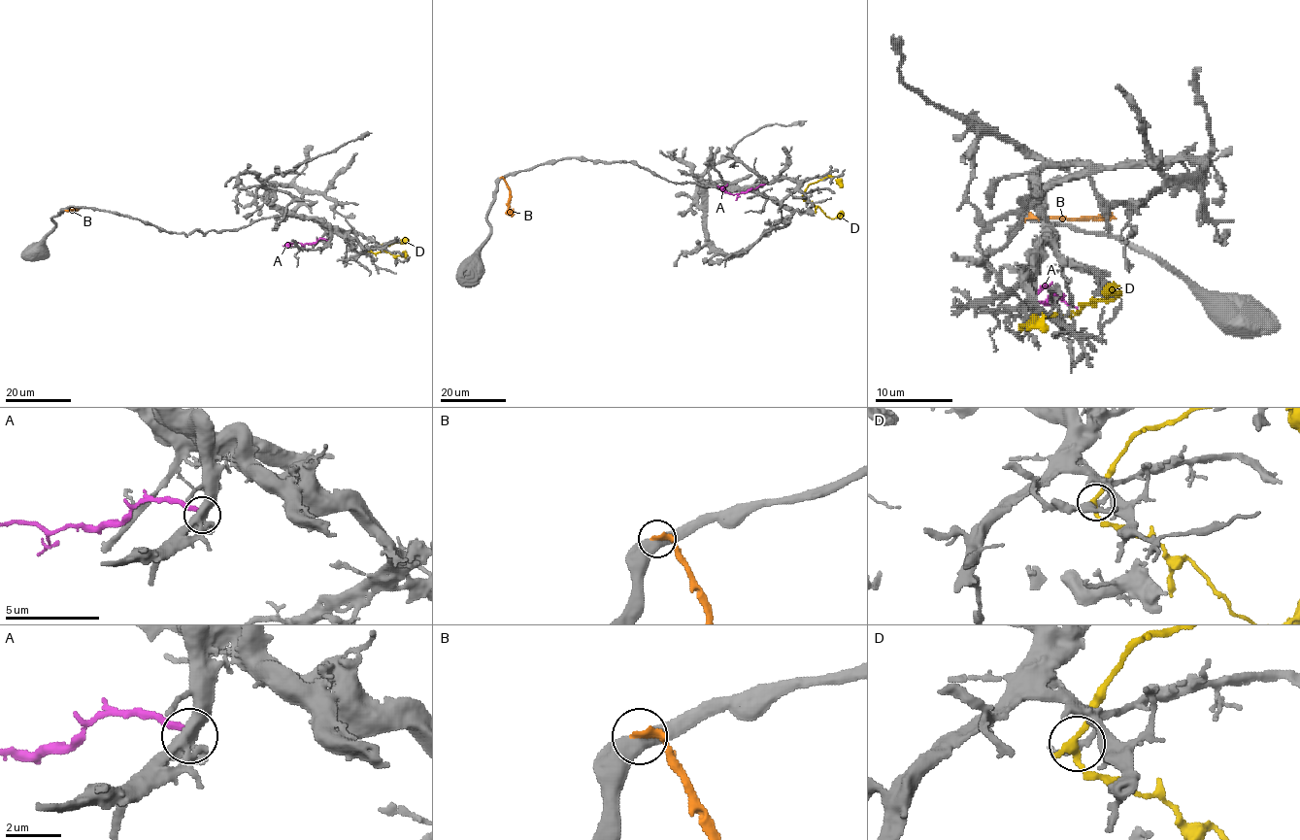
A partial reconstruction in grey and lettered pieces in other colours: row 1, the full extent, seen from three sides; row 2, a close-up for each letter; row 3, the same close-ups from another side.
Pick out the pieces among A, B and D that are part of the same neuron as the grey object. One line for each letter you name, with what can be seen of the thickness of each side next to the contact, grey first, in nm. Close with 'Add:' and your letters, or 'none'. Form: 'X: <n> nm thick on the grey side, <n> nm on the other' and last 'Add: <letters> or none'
Add: none

